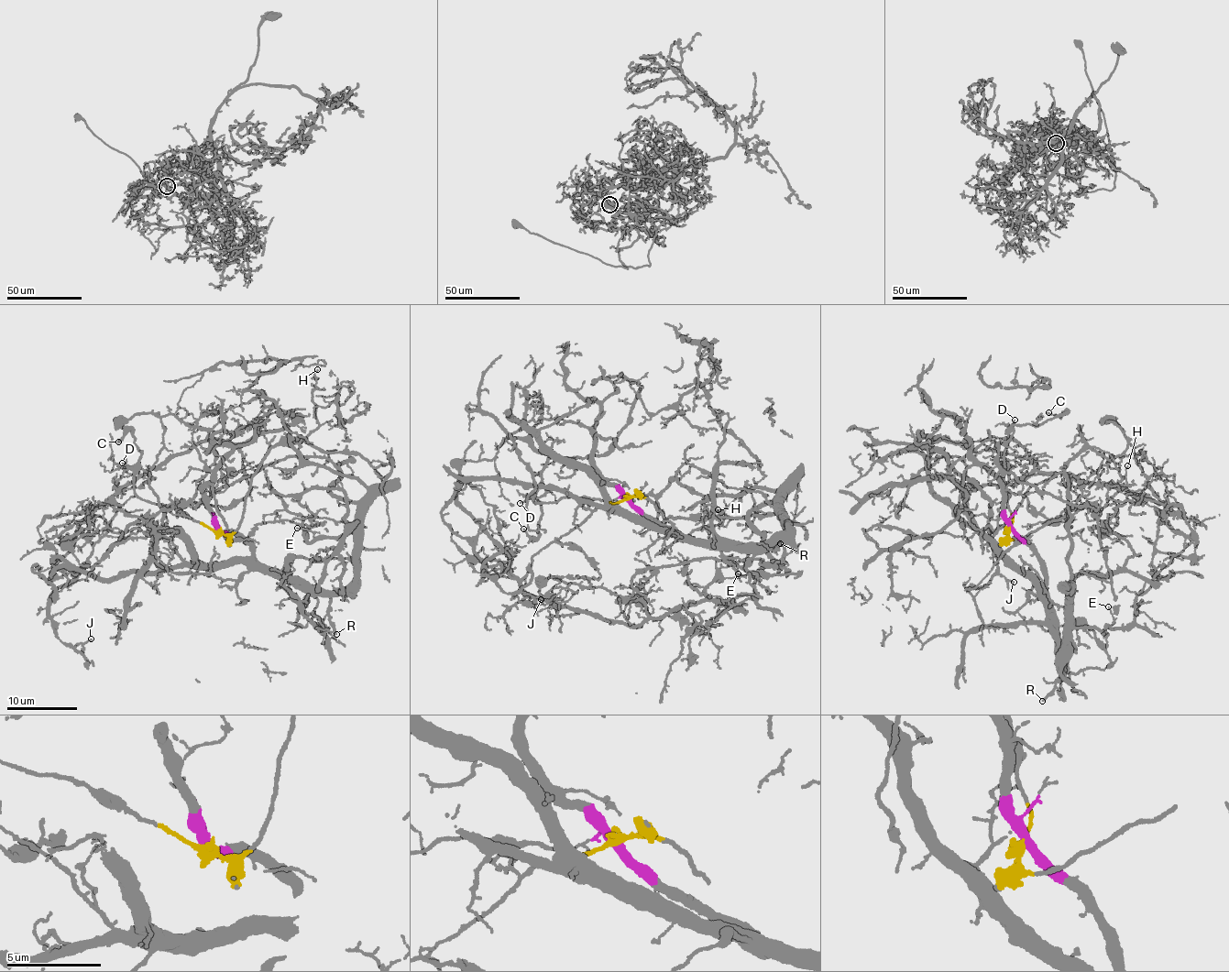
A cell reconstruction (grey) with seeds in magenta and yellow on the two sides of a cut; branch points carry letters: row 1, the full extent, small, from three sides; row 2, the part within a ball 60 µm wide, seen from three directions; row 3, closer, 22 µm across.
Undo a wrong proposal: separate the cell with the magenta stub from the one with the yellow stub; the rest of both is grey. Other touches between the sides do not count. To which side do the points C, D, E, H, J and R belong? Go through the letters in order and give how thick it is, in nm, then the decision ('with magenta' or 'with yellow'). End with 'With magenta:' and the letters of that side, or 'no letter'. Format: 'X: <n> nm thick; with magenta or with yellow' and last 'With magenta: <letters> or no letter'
C: 130 nm thick; with yellow
D: 140 nm thick; with yellow
E: 100 nm thick; with magenta
H: 110 nm thick; with yellow
J: 100 nm thick; with magenta
R: 200 nm thick; with magenta
With magenta: E, J, R

